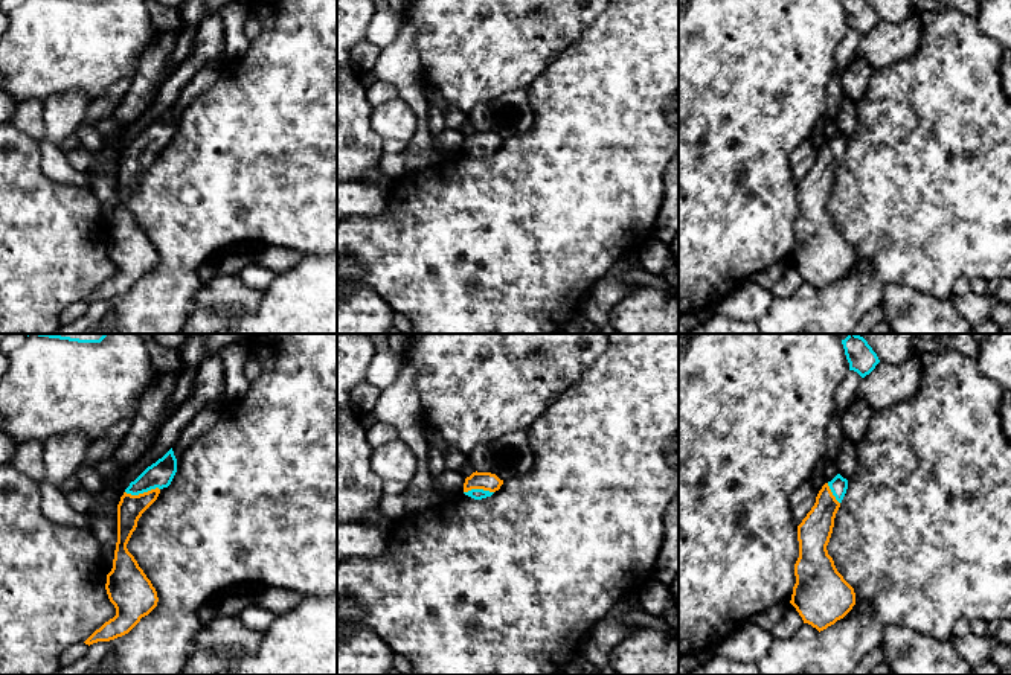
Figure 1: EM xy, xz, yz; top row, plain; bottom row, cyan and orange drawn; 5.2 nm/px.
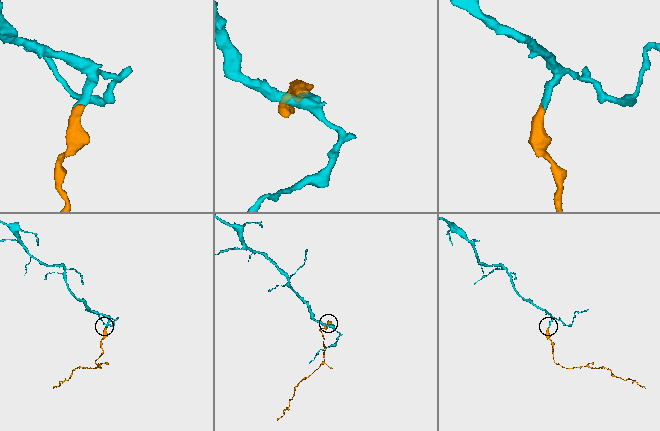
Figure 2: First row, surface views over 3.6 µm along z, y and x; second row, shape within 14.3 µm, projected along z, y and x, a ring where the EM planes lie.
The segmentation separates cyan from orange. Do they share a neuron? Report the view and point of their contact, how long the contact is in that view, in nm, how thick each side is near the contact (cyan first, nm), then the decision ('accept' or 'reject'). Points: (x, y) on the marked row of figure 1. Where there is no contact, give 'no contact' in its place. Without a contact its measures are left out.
xy (142, 492) | 190 nm | 140/140 nm | accept

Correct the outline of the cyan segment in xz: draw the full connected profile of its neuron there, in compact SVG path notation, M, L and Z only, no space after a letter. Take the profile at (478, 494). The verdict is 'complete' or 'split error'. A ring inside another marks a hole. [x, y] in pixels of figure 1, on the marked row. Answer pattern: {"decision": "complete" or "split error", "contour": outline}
{"decision": "split error", "contour": "M476 471L465 478L464 494L474 500L482 500L491 497L502 485L503 480L500 480L496 474Z"}

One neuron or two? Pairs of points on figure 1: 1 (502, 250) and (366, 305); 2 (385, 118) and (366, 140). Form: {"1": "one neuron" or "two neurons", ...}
{"1": "two neurons", "2": "two neurons"}

